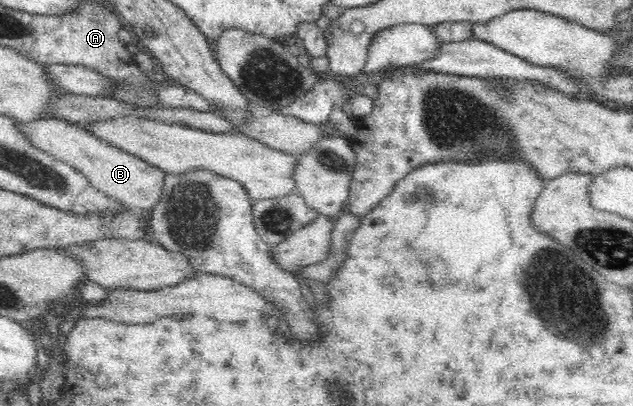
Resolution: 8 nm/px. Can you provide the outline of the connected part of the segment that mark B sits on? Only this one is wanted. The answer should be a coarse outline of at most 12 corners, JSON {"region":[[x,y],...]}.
{"region":[[18,122],[36,149],[127,209],[158,203],[166,172],[79,124]]}

